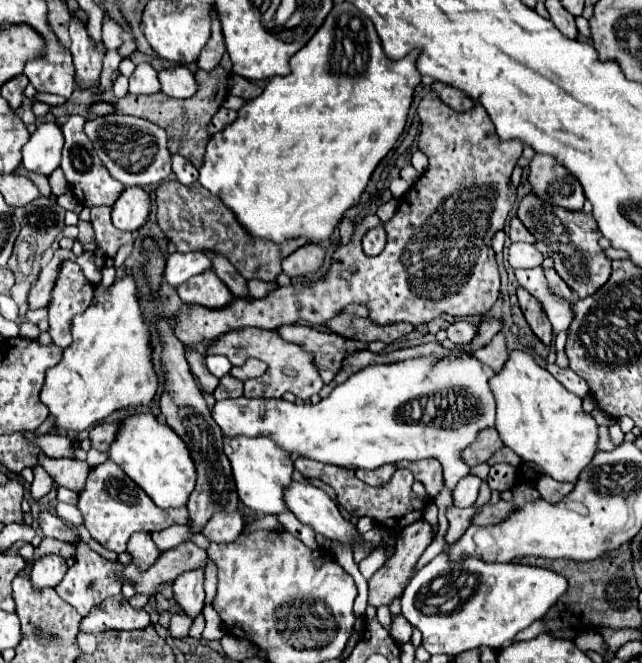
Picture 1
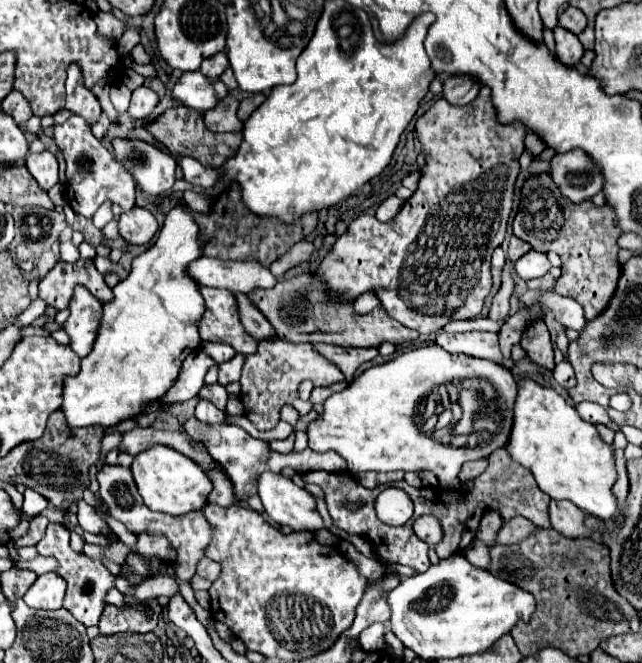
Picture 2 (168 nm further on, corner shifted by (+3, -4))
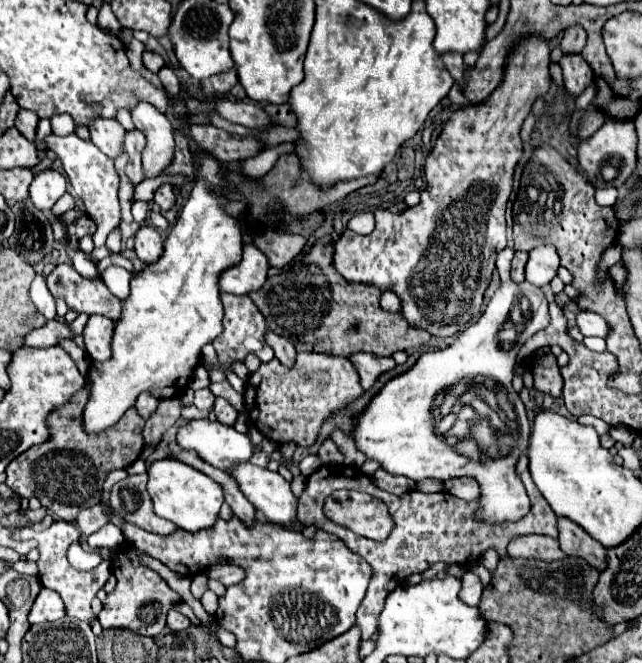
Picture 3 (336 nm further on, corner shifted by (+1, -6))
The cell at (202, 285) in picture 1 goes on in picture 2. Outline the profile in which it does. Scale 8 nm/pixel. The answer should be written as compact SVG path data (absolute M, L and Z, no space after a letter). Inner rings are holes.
M202 287L202 297L206 301L206 313L200 321L202 341L224 341L230 343L238 353L250 355L256 353L258 341L246 335L244 325L240 323L238 303L232 291Z

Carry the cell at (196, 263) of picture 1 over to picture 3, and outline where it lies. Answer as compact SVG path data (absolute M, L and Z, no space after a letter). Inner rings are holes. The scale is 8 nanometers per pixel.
M254 243L244 245L242 261L238 265L232 265L220 275L218 287L220 291L232 295L248 295L252 291L262 289L262 285L266 283L268 267L270 265L266 255Z

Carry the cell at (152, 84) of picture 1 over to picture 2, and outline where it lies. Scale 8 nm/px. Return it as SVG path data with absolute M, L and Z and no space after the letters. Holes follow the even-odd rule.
M142 85L132 93L128 115L134 121L148 121L156 105L158 105L158 95L152 89L148 89L146 85Z

